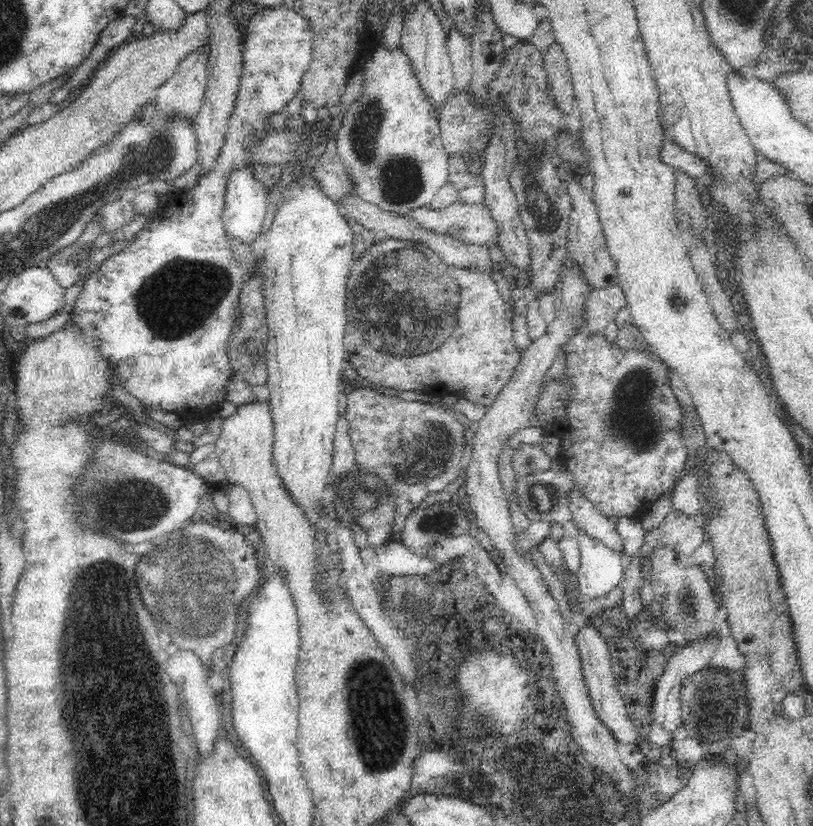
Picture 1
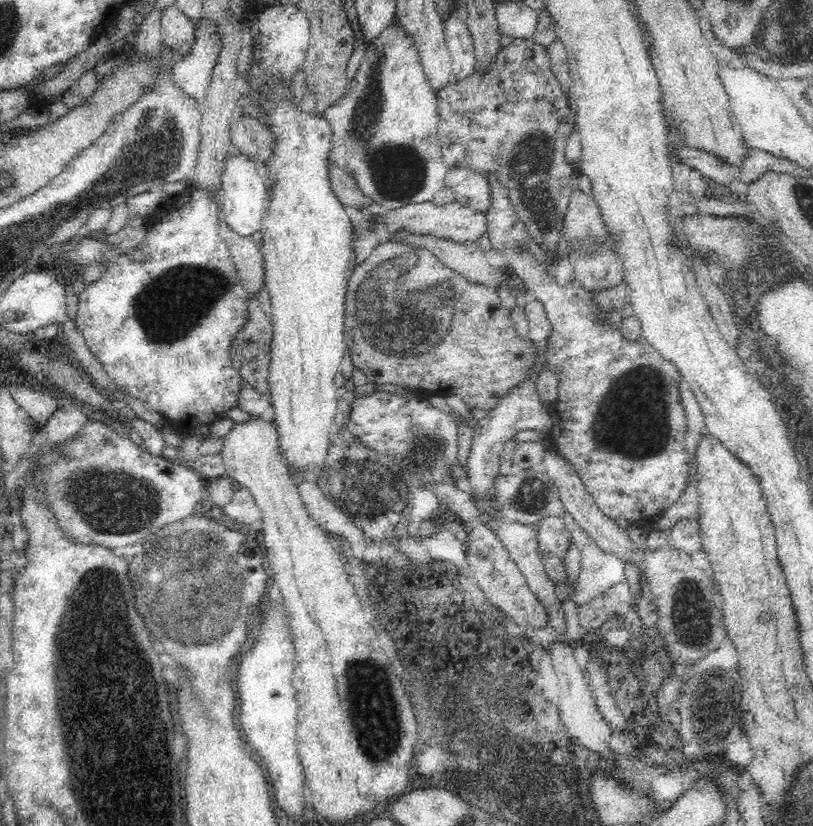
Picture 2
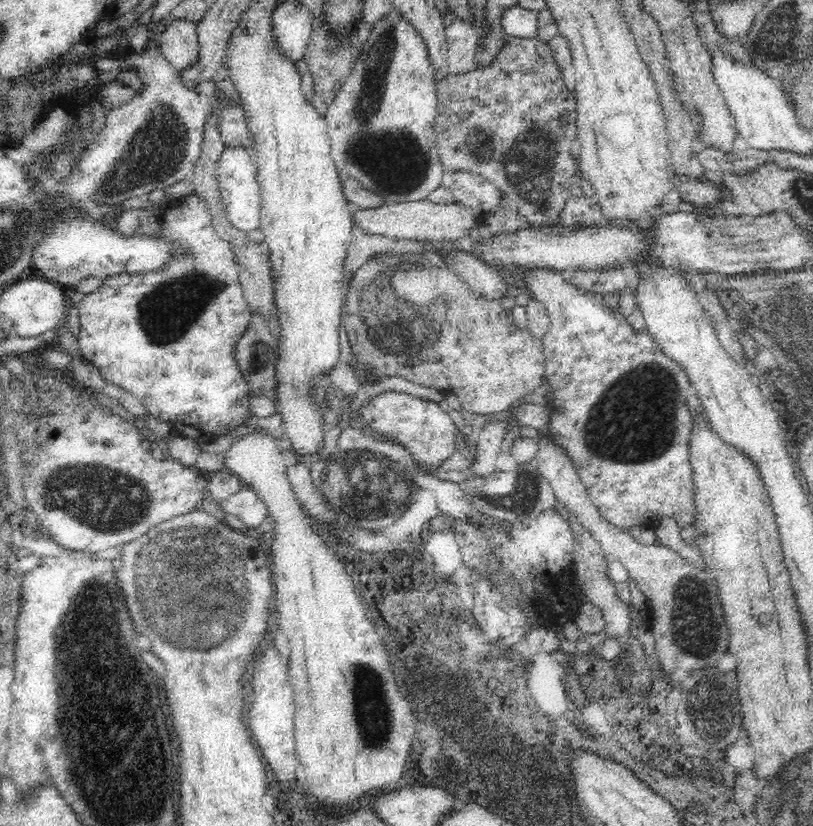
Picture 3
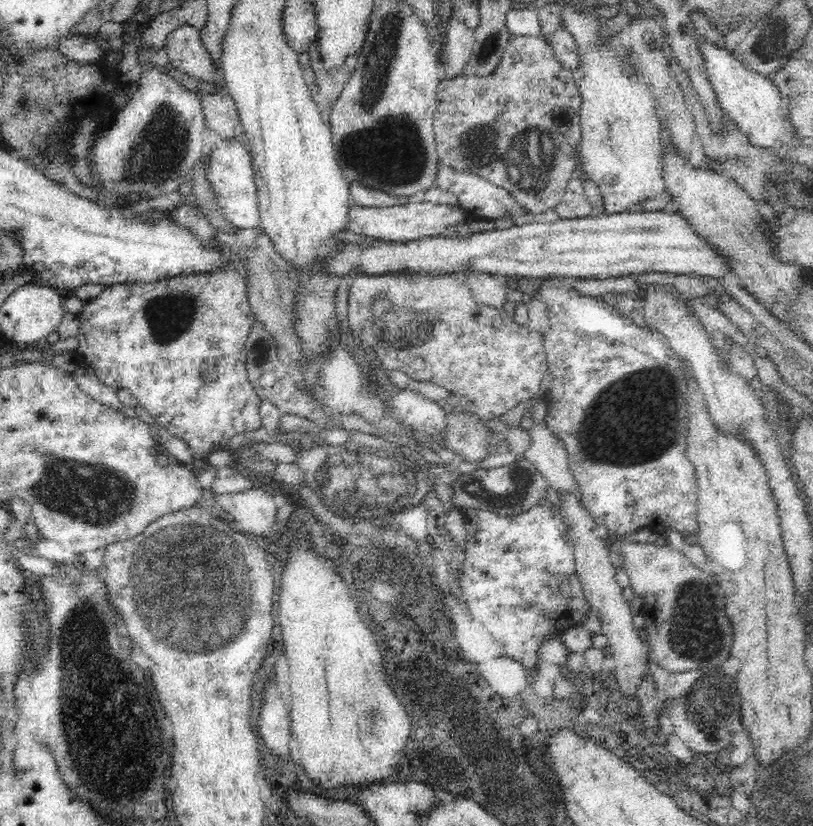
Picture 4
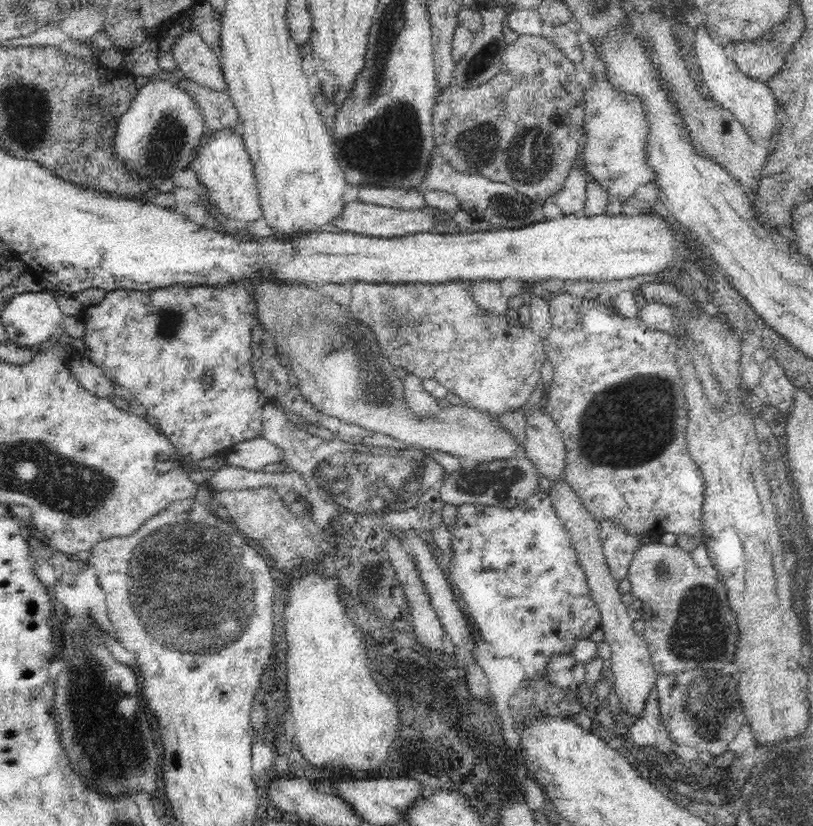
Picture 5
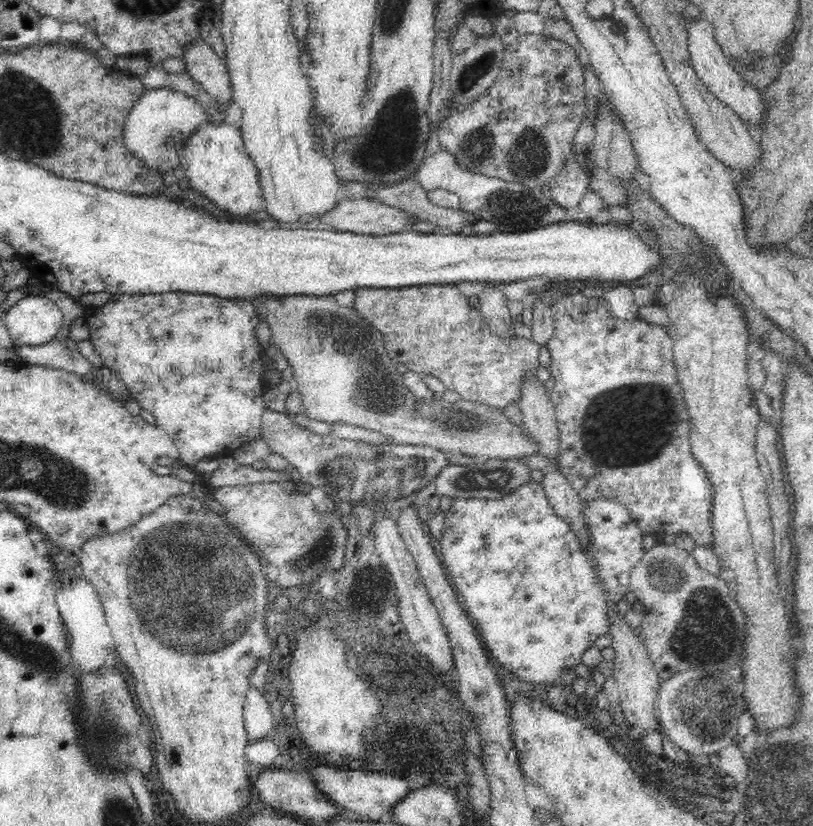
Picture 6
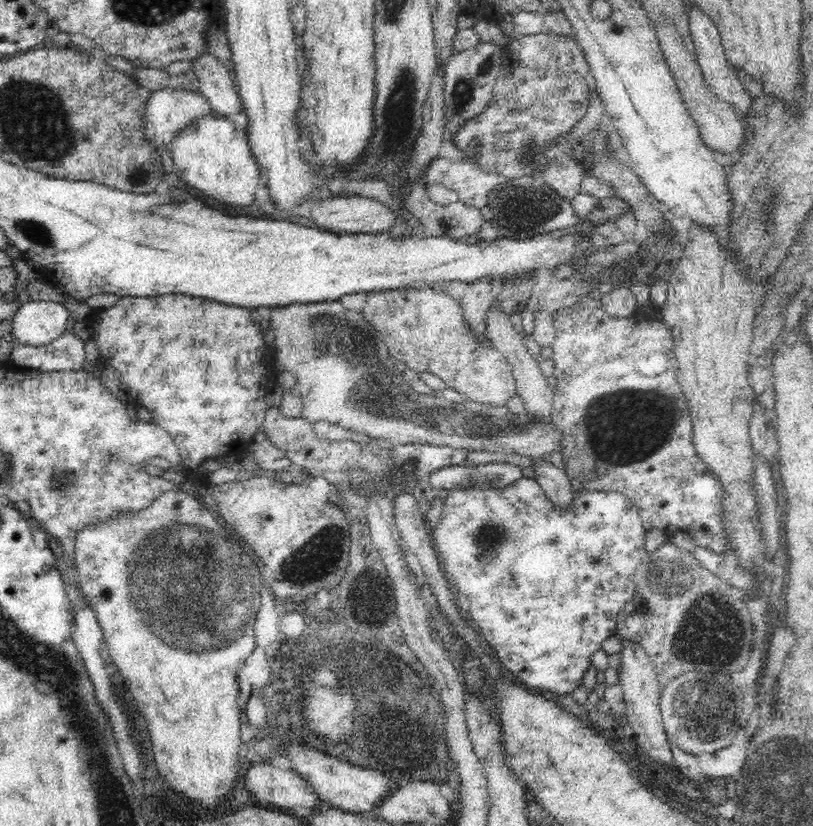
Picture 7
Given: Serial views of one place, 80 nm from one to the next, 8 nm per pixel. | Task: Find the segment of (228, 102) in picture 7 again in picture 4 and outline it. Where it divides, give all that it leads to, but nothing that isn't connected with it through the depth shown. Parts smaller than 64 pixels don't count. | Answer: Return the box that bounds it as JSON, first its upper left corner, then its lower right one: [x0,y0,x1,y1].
[166,24,216,83]

